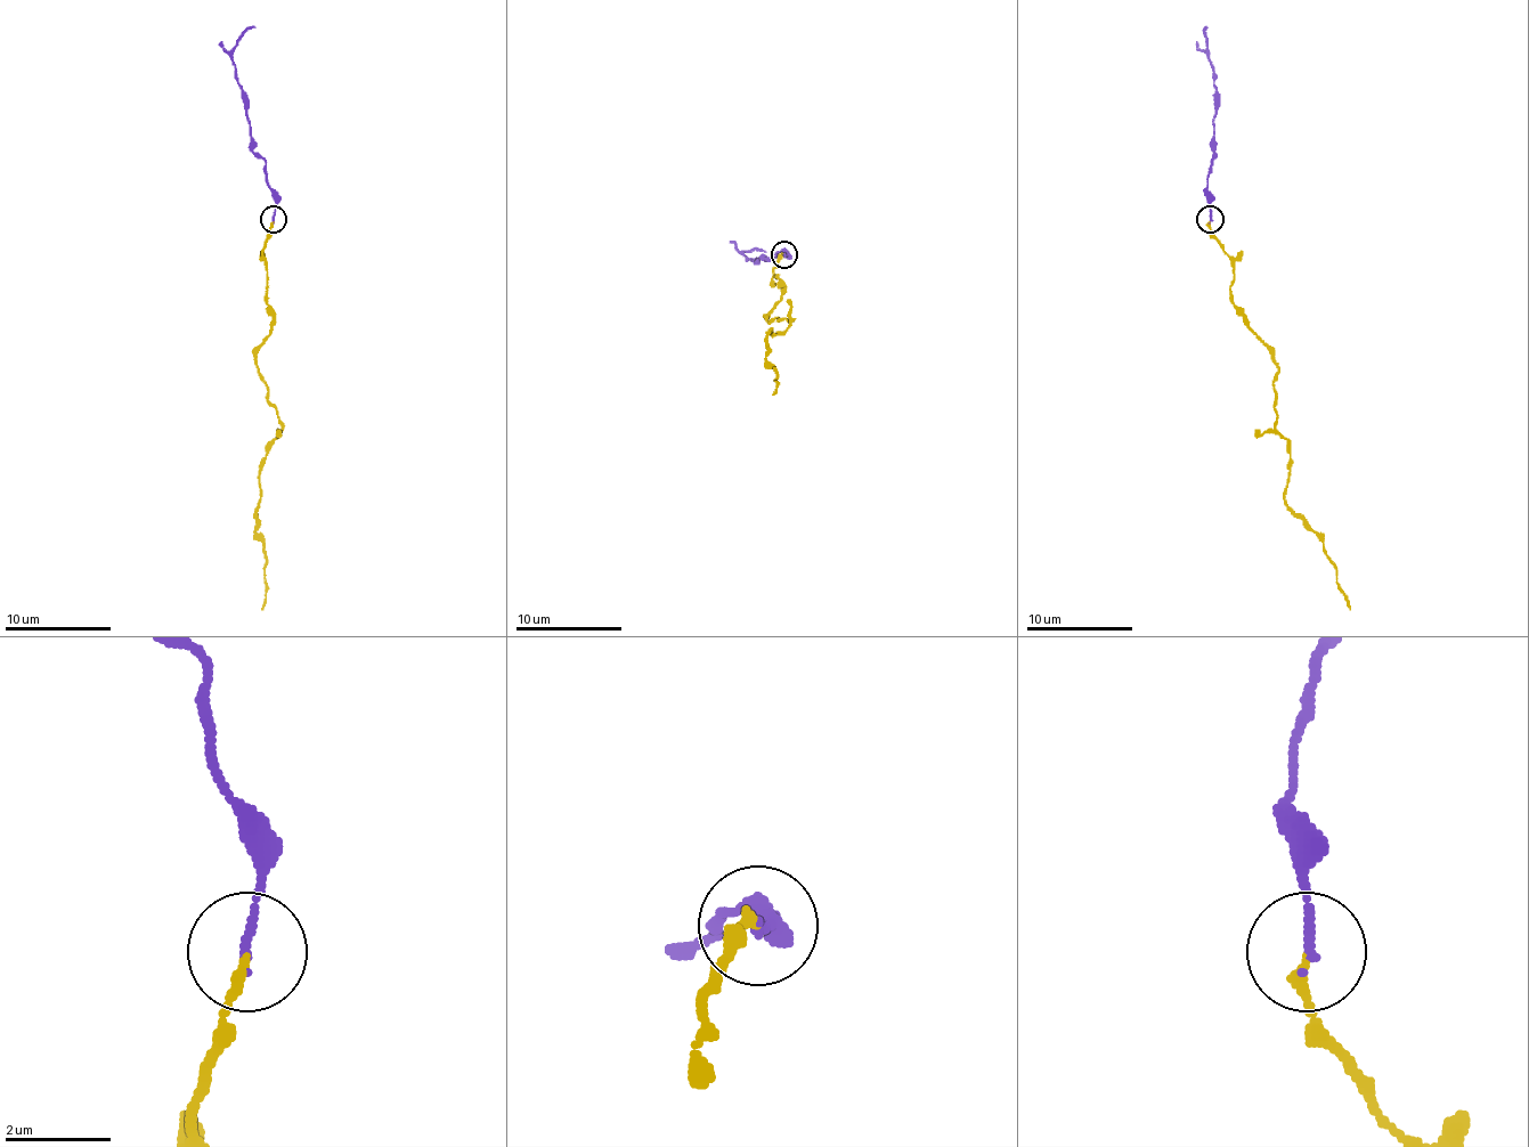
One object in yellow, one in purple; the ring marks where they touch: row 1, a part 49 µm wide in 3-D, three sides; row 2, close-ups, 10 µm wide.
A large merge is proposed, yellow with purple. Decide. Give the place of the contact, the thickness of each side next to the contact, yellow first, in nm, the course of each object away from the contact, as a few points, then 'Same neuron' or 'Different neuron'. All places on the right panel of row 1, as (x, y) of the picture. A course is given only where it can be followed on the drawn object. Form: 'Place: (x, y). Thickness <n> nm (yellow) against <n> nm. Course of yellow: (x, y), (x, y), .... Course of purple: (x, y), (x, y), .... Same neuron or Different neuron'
Place: (1210, 219). Thickness 170 nm (yellow) against 150 nm. Course of yellow: (1211, 220), (1235, 276), (1229, 300), (1277, 366), (1285, 502), (1323, 542), (1349, 609). Course of purple: (1211, 220), (1208, 188), (1216, 91), (1208, 59), (1208, 27). Same neuron

